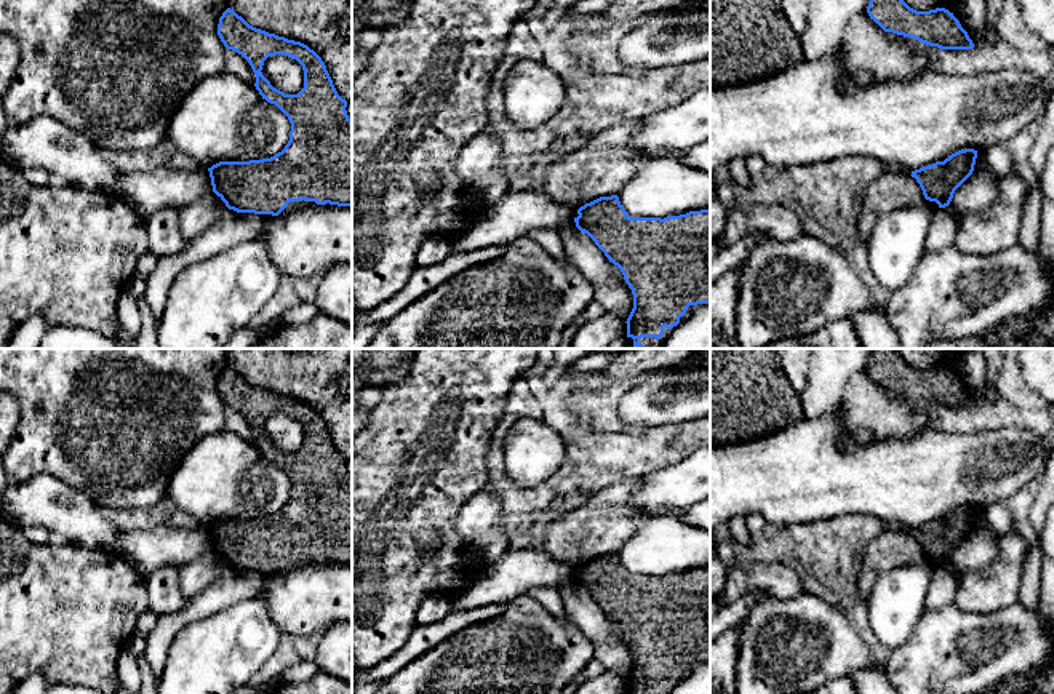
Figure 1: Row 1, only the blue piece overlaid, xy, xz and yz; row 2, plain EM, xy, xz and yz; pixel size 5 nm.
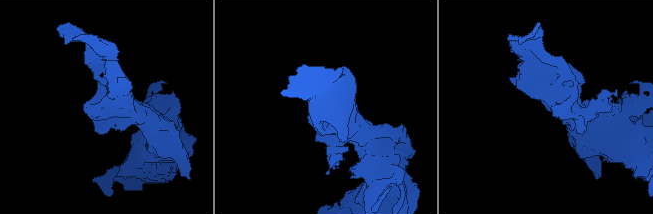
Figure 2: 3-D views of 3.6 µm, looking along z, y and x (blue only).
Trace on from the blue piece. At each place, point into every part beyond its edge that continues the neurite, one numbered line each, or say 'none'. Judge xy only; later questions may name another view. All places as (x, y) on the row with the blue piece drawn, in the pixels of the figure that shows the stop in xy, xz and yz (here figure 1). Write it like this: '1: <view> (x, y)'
none

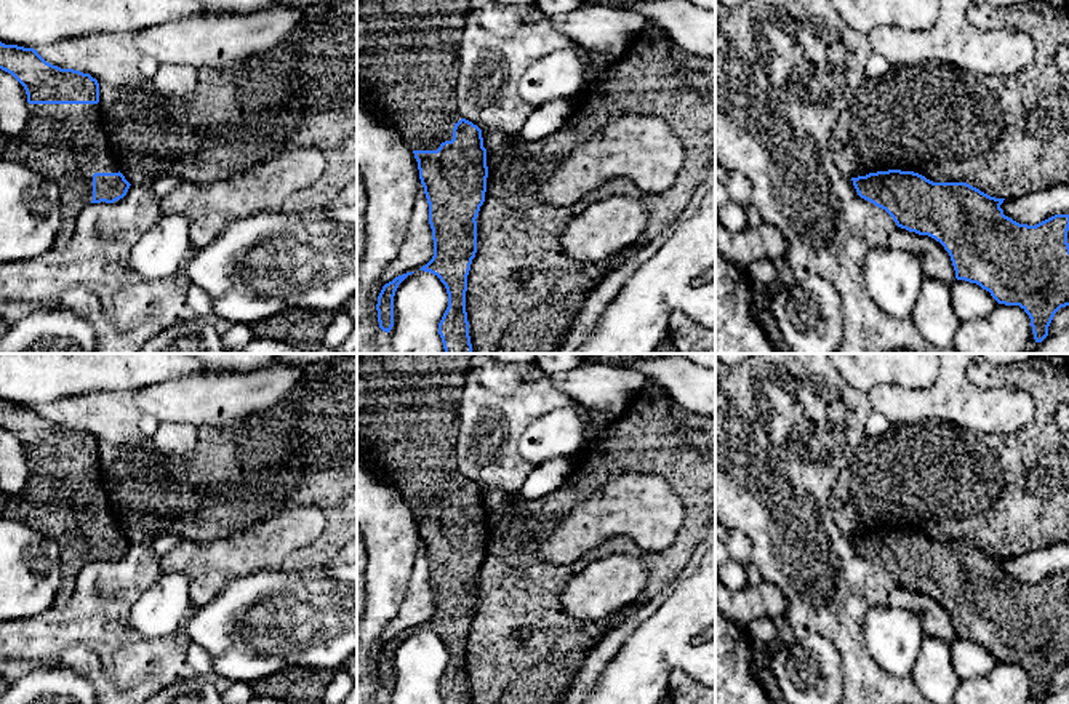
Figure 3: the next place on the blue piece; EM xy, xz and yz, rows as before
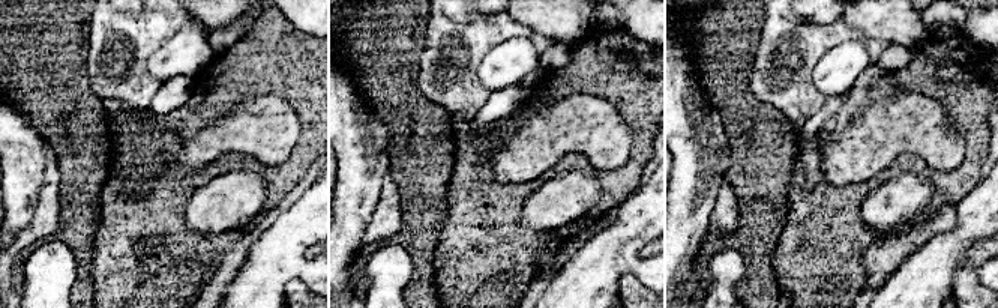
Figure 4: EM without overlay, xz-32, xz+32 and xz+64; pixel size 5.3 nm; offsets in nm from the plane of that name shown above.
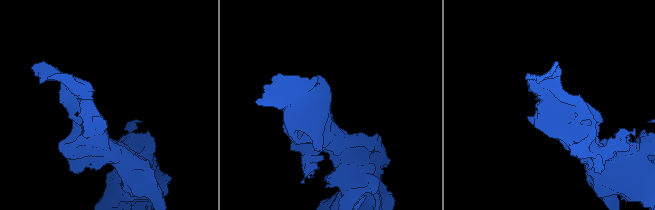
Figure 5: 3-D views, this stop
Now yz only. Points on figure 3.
none

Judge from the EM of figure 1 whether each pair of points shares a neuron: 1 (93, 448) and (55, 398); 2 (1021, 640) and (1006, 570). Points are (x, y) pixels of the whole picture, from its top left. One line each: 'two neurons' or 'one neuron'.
1: one neuron
2: two neurons

